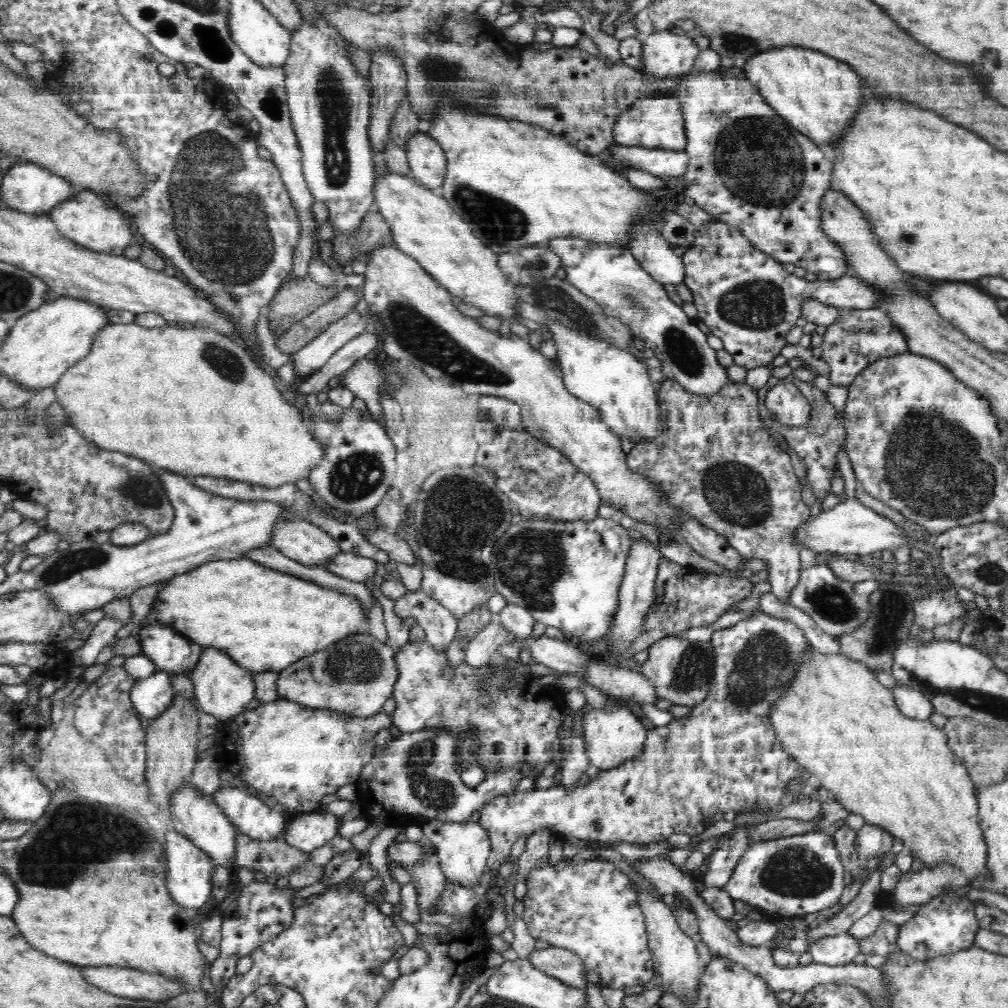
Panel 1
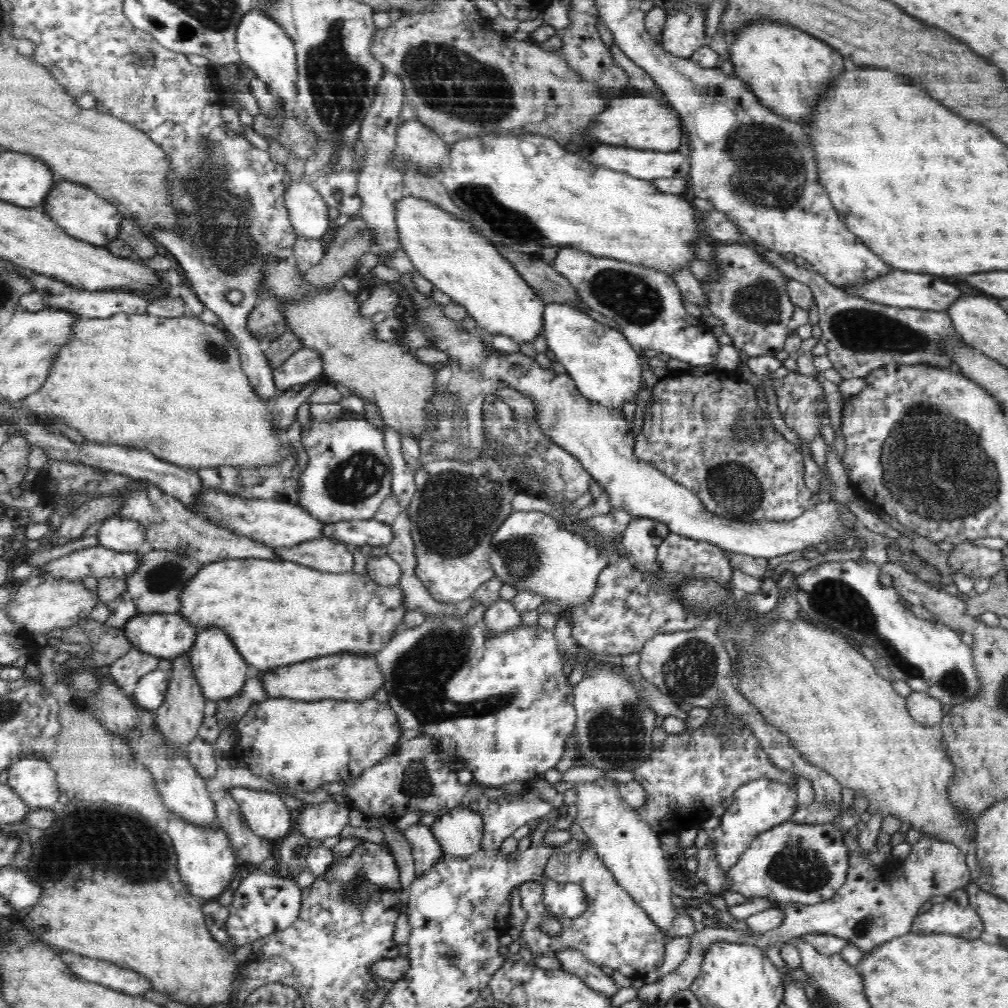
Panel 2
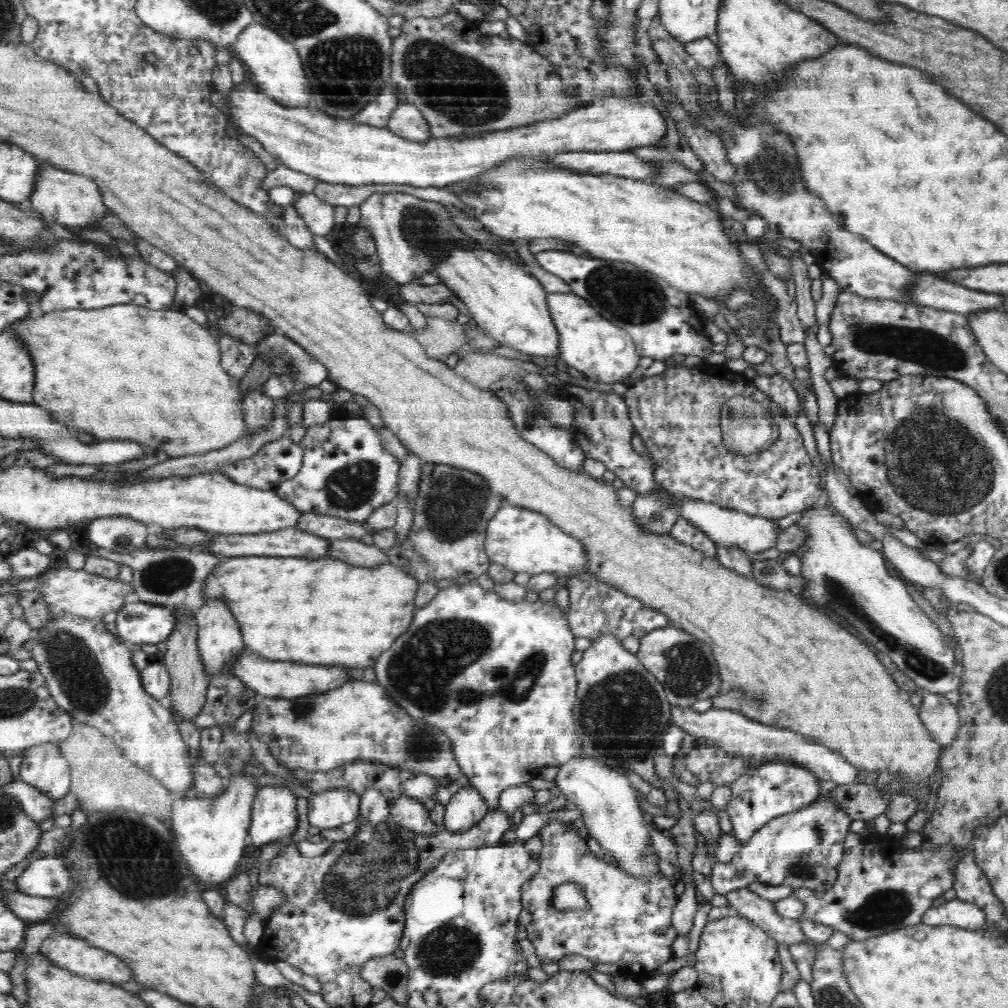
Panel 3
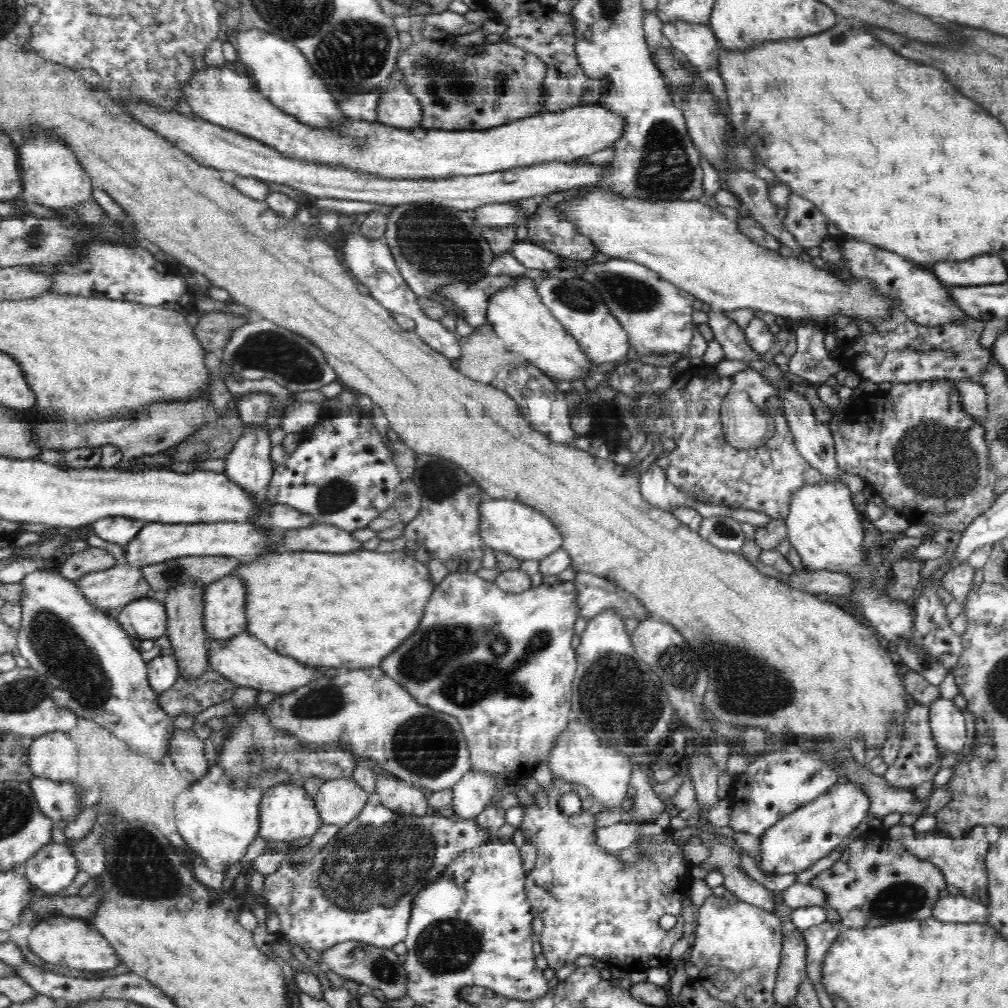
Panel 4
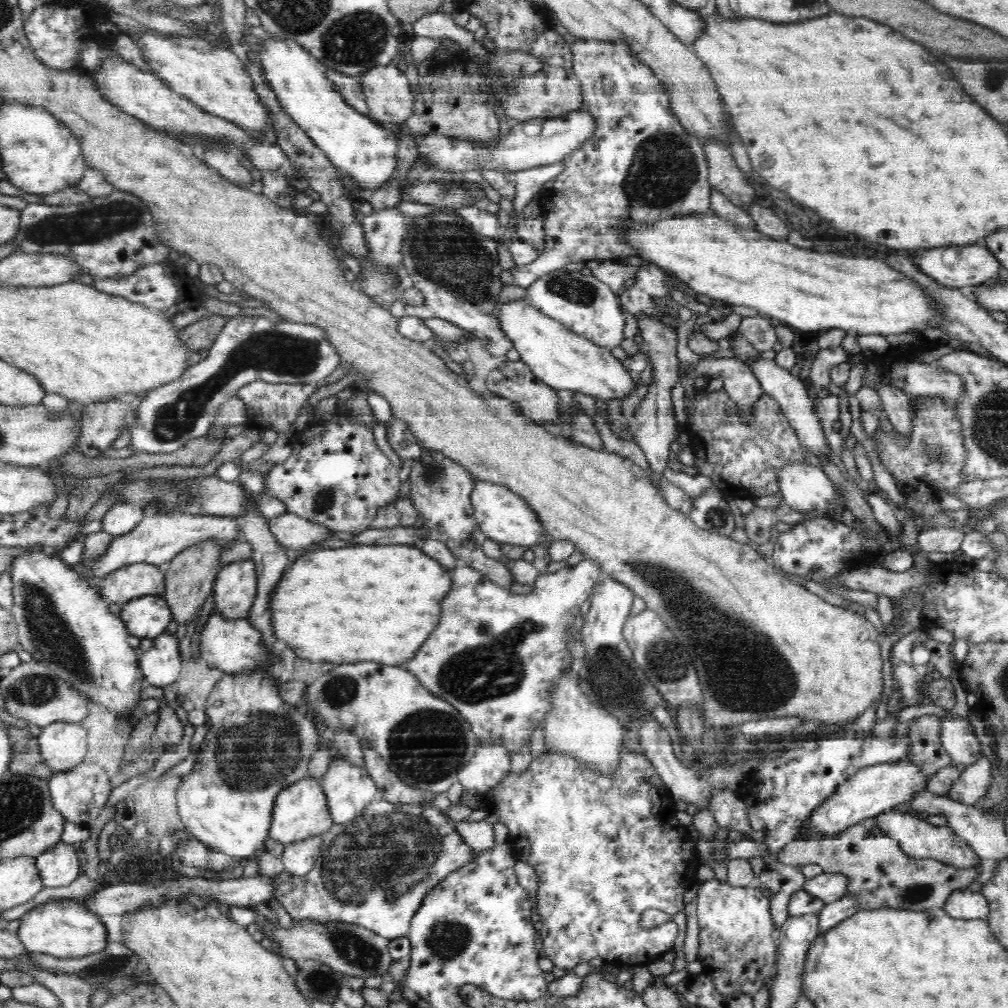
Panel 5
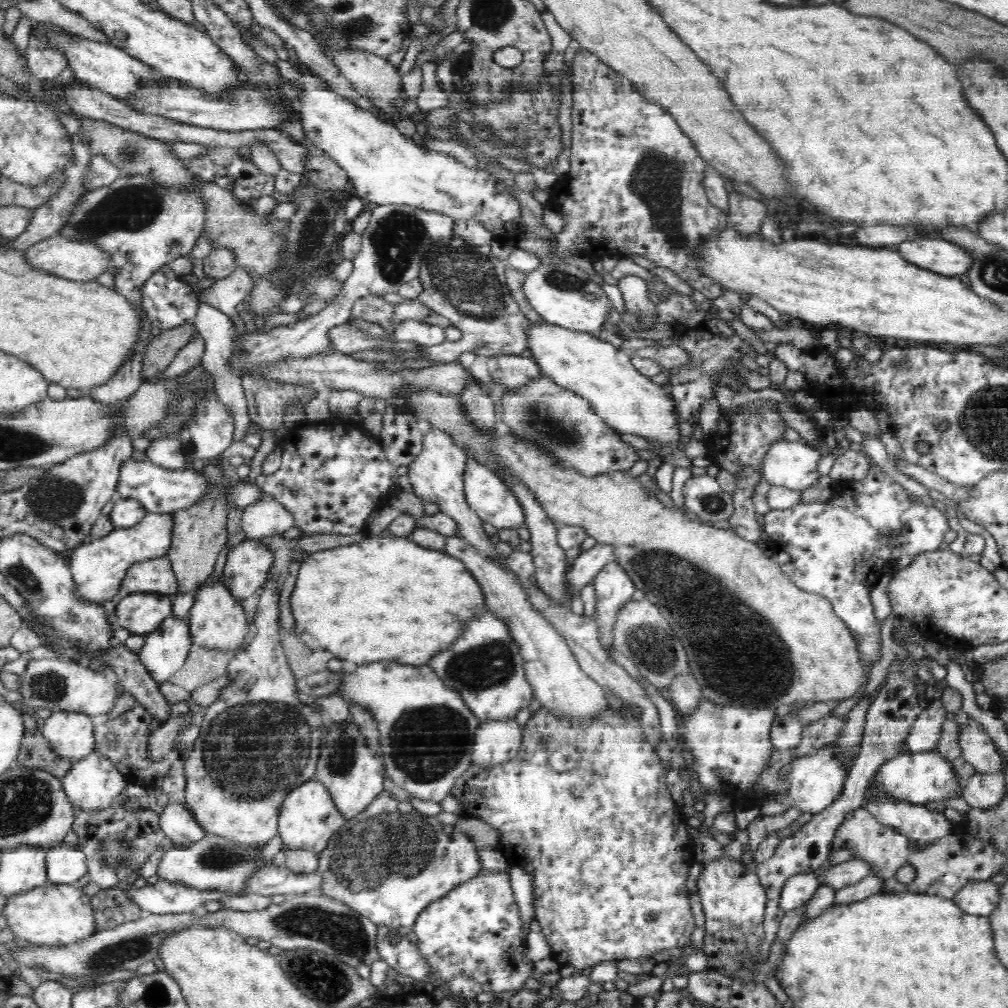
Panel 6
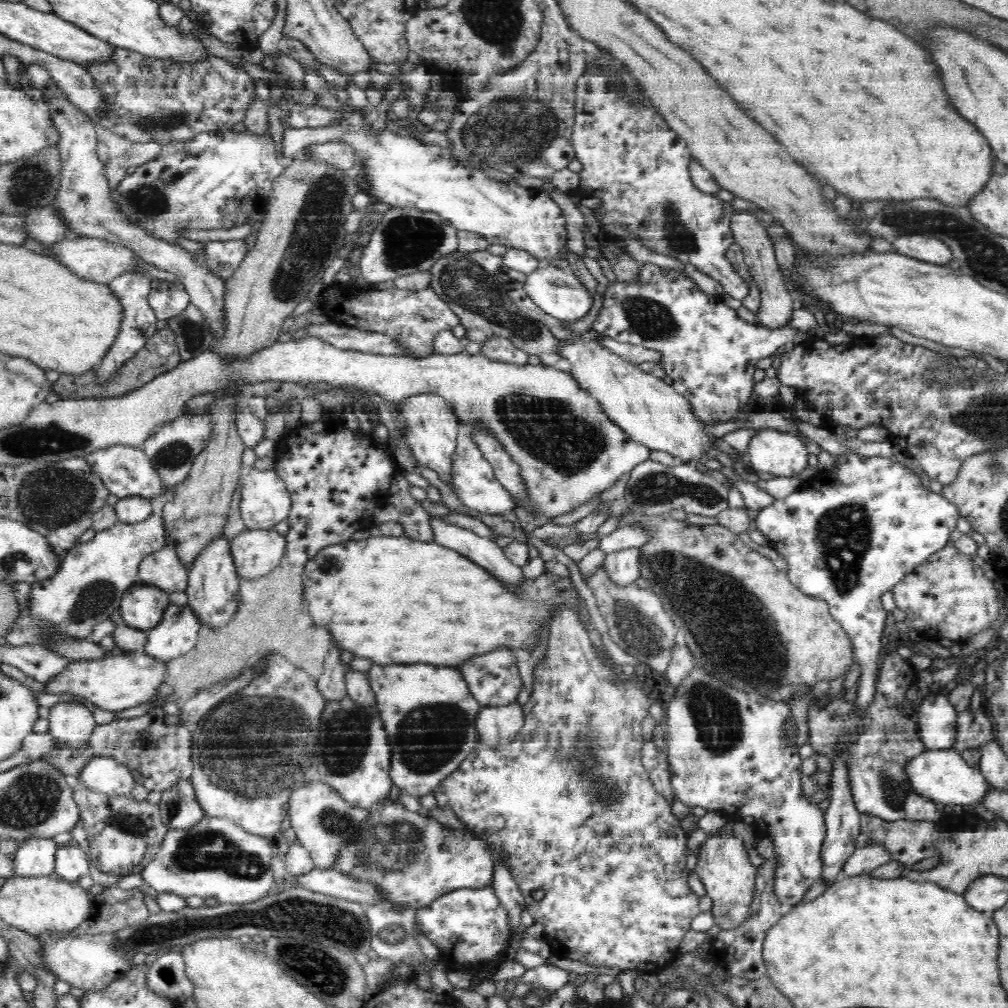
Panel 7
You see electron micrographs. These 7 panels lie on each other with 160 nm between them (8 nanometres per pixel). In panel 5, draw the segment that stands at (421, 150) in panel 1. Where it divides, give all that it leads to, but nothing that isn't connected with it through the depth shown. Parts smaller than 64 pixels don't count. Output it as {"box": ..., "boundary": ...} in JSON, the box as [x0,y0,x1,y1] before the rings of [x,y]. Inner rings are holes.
{"box":[358,62,415,125],"boundary":[[[396,62],[390,65],[372,65],[366,72],[358,76],[362,92],[369,107],[369,115],[380,123],[404,125],[408,117],[412,117],[415,97],[410,90],[410,82],[405,72],[398,70]]]}

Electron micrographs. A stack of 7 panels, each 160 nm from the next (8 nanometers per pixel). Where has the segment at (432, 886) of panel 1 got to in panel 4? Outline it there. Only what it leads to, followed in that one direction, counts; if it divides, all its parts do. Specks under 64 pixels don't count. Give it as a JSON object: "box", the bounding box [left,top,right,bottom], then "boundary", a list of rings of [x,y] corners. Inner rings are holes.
{"box":[376,776,428,816],"boundary":[[[376,776],[377,800],[395,813],[414,813],[420,816],[428,812],[425,792],[394,776]]]}

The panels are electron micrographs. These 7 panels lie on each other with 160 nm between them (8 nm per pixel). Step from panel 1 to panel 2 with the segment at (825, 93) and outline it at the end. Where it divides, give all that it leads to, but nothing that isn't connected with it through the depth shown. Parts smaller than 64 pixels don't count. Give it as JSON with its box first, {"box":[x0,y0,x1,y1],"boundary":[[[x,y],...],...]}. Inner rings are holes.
{"box":[732,20,844,127],"boundary":[[[756,20],[752,26],[746,24],[738,30],[738,40],[732,46],[732,64],[736,66],[735,77],[747,84],[763,106],[802,127],[808,124],[812,96],[824,88],[828,76],[836,76],[844,68],[844,60],[836,50],[806,32],[773,20]]]}

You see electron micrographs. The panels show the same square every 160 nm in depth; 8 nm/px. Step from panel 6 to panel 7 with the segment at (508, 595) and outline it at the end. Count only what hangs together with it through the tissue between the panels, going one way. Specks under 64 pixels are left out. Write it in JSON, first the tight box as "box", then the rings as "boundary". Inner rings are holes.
{"box":[429,515,523,588],"boundary":[[[439,515],[429,516],[432,525],[433,542],[445,548],[456,550],[476,565],[483,566],[497,580],[516,588],[523,576],[522,568],[509,562],[503,550],[493,540],[478,536],[471,529],[450,523]]]}

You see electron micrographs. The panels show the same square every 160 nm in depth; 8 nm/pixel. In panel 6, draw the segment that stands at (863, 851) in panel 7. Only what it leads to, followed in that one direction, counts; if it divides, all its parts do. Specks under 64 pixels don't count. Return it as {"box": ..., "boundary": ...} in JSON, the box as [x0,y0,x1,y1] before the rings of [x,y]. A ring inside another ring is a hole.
{"box":[817,858,871,890],"boundary":[[[851,858],[834,866],[826,866],[826,870],[821,870],[817,879],[821,886],[840,890],[840,888],[854,884],[870,874],[871,866],[867,862]]]}

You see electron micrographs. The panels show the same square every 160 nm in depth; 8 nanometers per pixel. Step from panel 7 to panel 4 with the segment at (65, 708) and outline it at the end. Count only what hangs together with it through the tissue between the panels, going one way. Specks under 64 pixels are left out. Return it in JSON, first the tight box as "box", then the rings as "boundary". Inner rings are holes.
{"box":[28,732,79,781],"boundary":[[[66,732],[35,737],[28,748],[28,766],[36,778],[74,781],[79,771],[77,743]]]}

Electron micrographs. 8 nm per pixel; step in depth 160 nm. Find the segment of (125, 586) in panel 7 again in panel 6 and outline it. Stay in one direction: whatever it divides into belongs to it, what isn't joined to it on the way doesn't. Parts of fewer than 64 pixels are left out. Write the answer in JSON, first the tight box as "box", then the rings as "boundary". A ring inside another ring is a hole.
{"box":[68,512,172,606],"boundary":[[[147,512],[144,518],[128,528],[114,528],[108,536],[93,540],[90,544],[78,545],[68,554],[69,571],[73,575],[74,588],[71,594],[78,593],[79,600],[104,606],[107,601],[119,599],[124,578],[133,564],[157,557],[167,557],[172,545],[172,514]]]}

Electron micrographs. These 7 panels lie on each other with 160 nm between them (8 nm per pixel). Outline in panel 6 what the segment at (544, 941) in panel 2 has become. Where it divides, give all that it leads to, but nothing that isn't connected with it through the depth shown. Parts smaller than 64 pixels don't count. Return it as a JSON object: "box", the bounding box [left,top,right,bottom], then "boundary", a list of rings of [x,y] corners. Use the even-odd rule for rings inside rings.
{"box":[450,708,695,971],"boundary":[[[544,708],[522,729],[523,739],[520,748],[512,759],[505,761],[504,764],[476,765],[472,763],[456,779],[456,784],[452,786],[450,795],[459,800],[464,806],[464,812],[472,814],[472,817],[480,819],[492,825],[500,836],[500,849],[507,857],[511,866],[520,866],[534,877],[534,910],[536,920],[542,927],[541,933],[546,937],[550,944],[550,957],[554,958],[561,966],[563,971],[581,971],[587,966],[594,966],[610,960],[650,960],[658,952],[664,952],[668,948],[678,948],[690,942],[690,936],[695,928],[694,917],[690,911],[690,895],[686,887],[688,880],[688,870],[695,863],[694,847],[695,843],[690,840],[688,835],[686,818],[672,799],[672,794],[668,789],[664,764],[660,761],[660,756],[656,749],[646,739],[643,727],[632,716],[632,714],[622,714],[618,716],[616,712],[601,711],[595,717],[572,717],[572,715],[562,715],[558,717],[554,711]],[[570,744],[578,746],[579,754],[576,760],[576,768],[569,771],[556,772],[550,766],[548,759],[552,752],[560,745]]]}

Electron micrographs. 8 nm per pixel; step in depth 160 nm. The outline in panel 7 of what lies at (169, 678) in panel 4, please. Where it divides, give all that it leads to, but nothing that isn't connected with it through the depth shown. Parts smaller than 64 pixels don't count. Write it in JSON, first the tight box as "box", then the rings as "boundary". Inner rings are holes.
{"box":[142,606,201,662],"boundary":[[[172,606],[164,612],[164,617],[154,629],[146,629],[147,641],[142,651],[156,660],[170,662],[192,650],[199,638],[201,618],[190,606]]]}

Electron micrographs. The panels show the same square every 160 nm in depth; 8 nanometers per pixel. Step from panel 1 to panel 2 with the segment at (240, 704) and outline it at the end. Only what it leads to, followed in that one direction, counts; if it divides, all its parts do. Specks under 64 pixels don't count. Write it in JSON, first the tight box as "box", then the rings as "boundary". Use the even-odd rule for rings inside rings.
{"box":[190,626,252,702],"boundary":[[[206,626],[202,627],[200,632],[197,632],[190,657],[196,681],[199,682],[204,697],[214,702],[216,700],[228,700],[228,698],[240,695],[248,676],[252,672],[251,668],[248,668],[249,664],[242,660],[242,656],[238,654],[234,644],[230,642],[230,638],[218,628],[208,628]]]}

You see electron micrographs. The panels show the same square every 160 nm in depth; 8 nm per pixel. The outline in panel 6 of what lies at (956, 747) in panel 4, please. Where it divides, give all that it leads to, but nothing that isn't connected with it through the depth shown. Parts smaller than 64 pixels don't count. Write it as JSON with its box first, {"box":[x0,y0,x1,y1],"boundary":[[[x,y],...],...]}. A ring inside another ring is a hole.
{"box":[957,720,1006,774],"boundary":[[[970,720],[959,726],[957,734],[961,757],[982,774],[1004,772],[1006,762],[994,741],[977,721]]]}

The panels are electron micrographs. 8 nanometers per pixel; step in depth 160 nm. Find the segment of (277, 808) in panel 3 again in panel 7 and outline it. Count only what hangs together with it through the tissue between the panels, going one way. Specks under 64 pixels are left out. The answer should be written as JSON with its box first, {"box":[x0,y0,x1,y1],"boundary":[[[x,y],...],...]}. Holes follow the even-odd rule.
{"box":[288,780,372,869],"boundary":[[[320,780],[309,781],[308,784],[292,791],[288,803],[288,820],[296,834],[297,841],[313,857],[314,864],[320,869],[332,869],[336,866],[340,852],[349,844],[354,836],[365,831],[365,825],[371,820],[372,811],[348,804],[335,788]]]}

